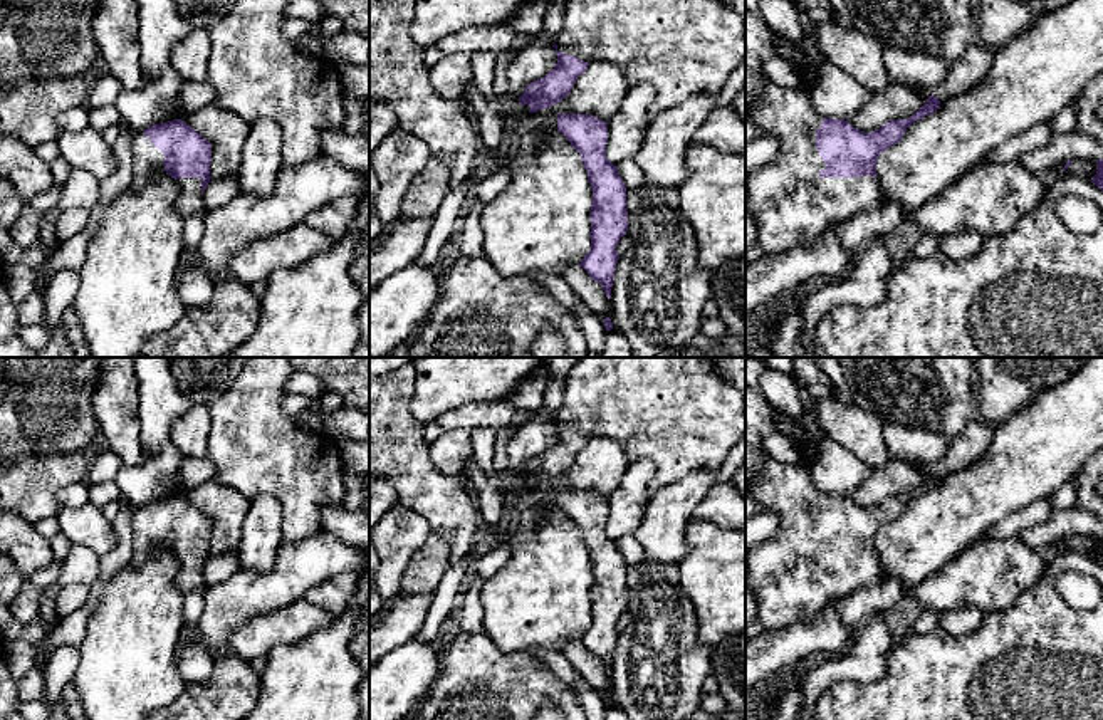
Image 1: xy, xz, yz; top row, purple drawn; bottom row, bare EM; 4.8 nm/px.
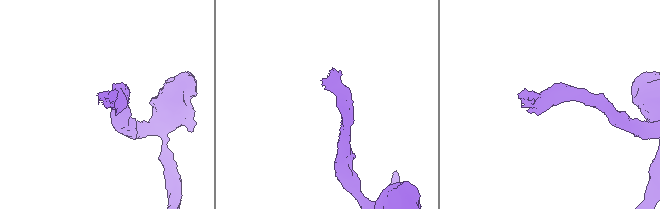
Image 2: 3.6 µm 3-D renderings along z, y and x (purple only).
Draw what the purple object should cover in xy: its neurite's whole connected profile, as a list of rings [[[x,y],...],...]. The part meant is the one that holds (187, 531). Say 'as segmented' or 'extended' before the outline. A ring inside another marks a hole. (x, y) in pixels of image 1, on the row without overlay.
extended; [[[181,495],[154,500],[133,514],[131,566],[141,566],[153,552],[166,549],[178,557],[175,587],[188,594],[203,586],[210,559],[212,519]]]

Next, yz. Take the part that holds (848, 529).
extended; [[[769,455],[764,468],[745,480],[745,492],[757,500],[759,512],[779,514],[776,535],[745,550],[749,586],[757,599],[757,621],[762,628],[776,629],[811,621],[834,599],[875,584],[881,572],[876,557],[878,532],[900,519],[915,497],[938,483],[938,475],[928,472],[913,492],[863,509],[844,495],[818,490],[809,470],[786,468]]]

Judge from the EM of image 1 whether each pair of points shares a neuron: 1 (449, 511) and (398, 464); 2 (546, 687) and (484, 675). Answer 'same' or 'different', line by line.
1: same
2: same

